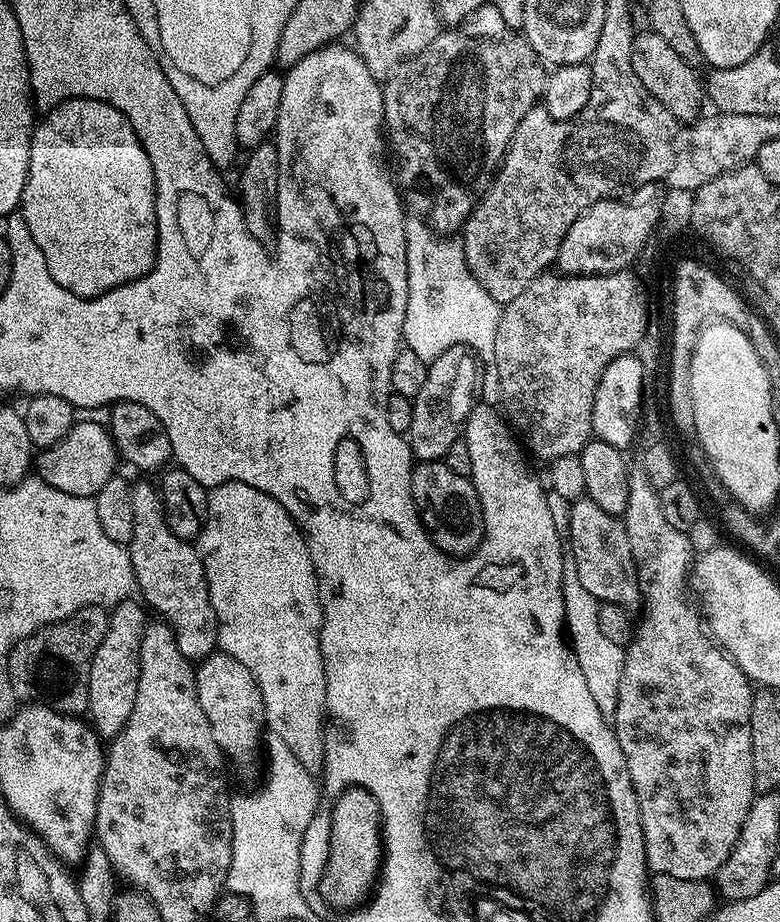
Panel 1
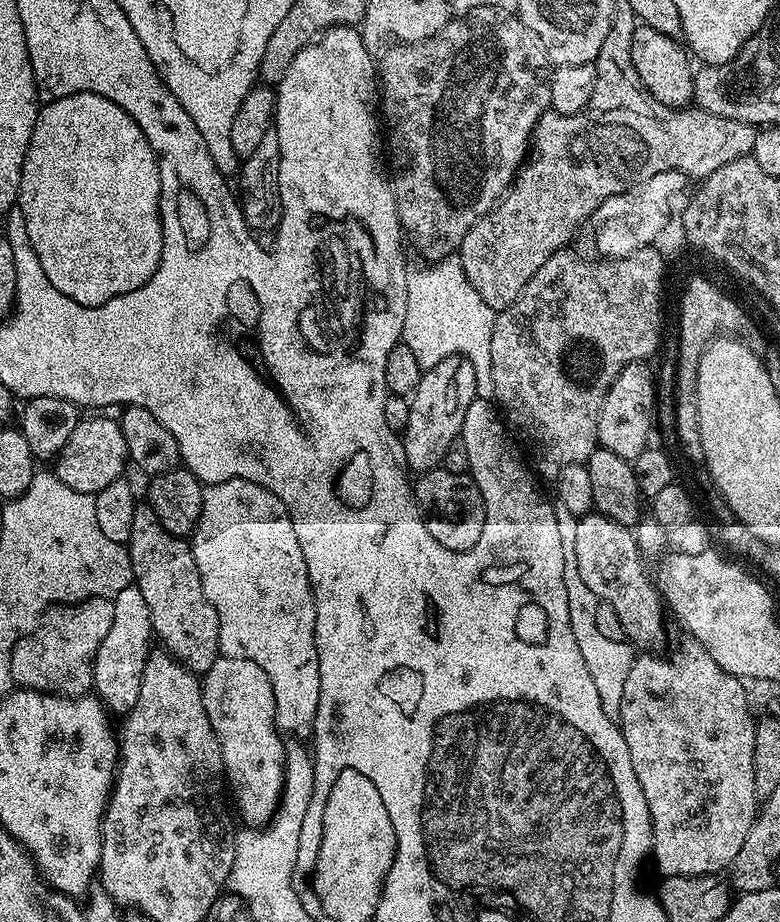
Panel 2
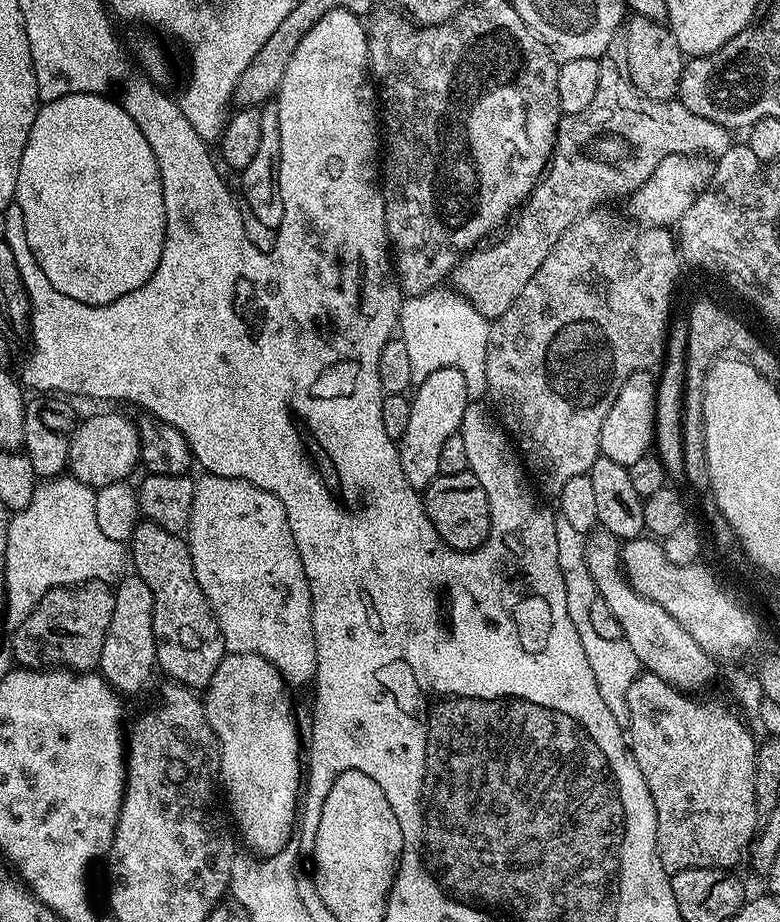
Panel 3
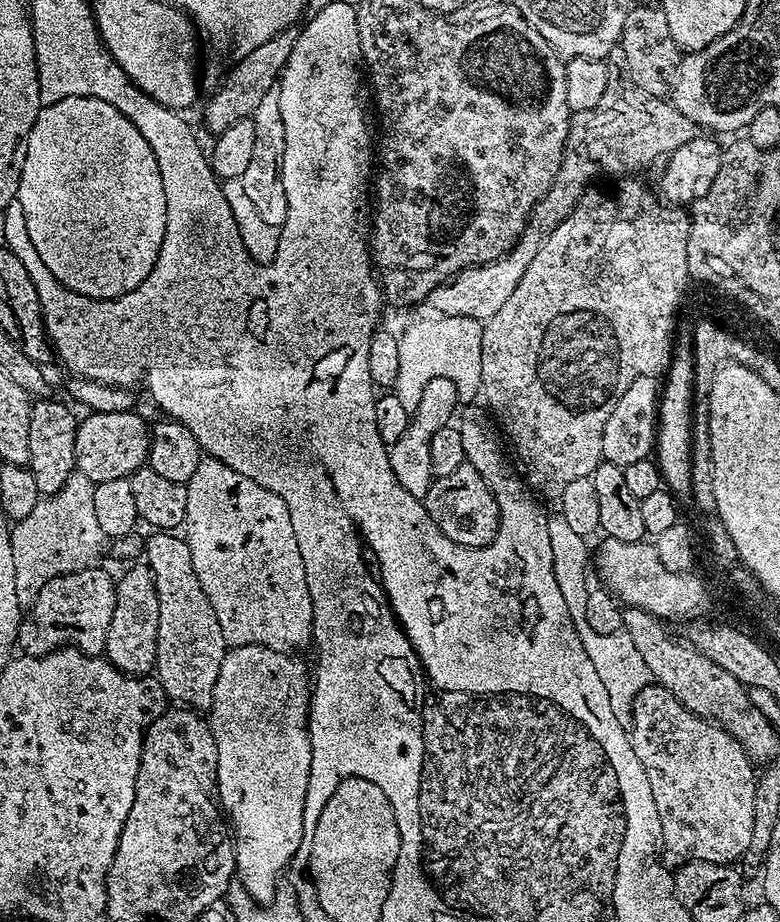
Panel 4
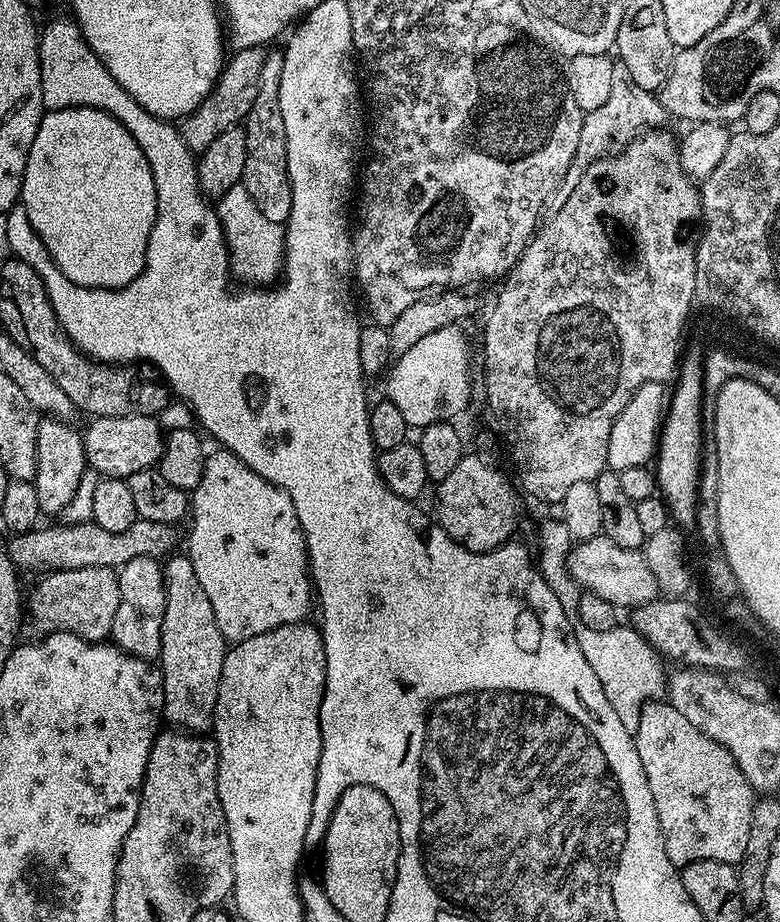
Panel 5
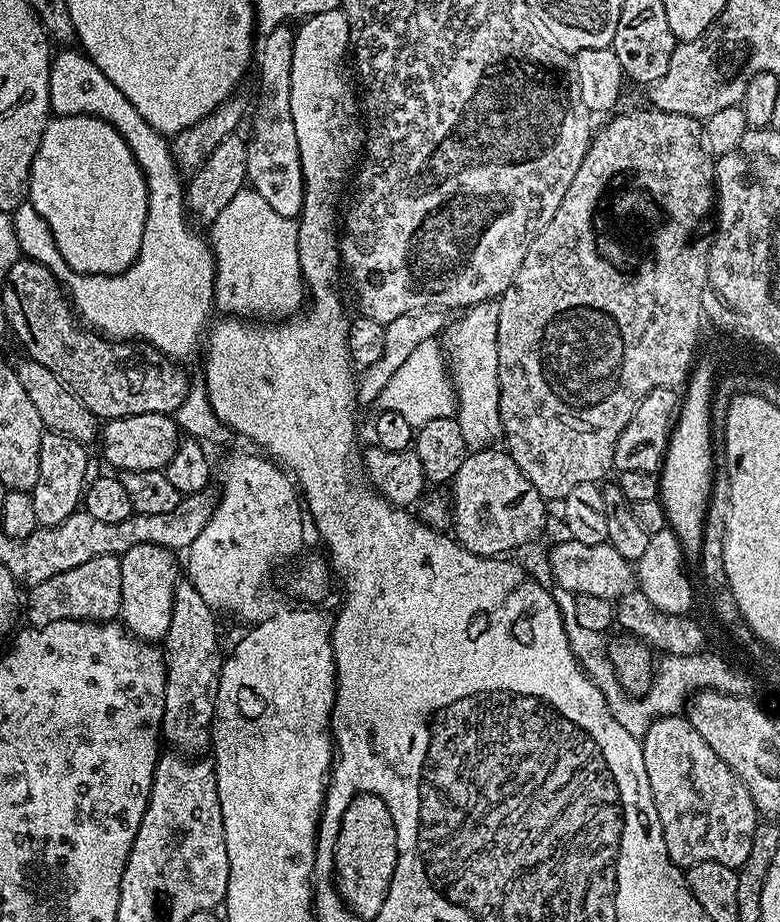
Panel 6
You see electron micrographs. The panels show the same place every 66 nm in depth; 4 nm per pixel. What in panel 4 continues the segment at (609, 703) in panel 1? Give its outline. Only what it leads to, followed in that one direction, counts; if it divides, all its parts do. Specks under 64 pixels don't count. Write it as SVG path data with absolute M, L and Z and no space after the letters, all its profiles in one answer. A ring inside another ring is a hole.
M559 514L549 515L550 550L554 550L554 576L558 578L558 590L562 590L562 599L566 601L566 610L570 610L570 618L578 630L578 638L582 638L582 646L586 654L590 654L590 662L594 662L594 670L598 670L598 678L602 678L602 686L610 698L610 706L614 709L614 718L628 726L632 722L632 703L638 690L650 683L648 667L642 662L642 654L638 654L638 646L634 646L634 638L626 631L614 634L598 634L584 620L584 597L590 591L589 541L582 534L576 533Z

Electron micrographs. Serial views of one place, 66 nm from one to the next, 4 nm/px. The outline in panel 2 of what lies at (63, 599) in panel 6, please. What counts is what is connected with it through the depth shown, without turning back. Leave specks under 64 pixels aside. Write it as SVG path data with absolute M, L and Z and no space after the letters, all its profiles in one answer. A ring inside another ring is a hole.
M95 596L77 604L58 604L48 609L33 632L27 632L14 646L10 658L12 679L19 687L35 688L58 696L86 696L93 691L92 671L98 646L110 631L114 619L112 600Z

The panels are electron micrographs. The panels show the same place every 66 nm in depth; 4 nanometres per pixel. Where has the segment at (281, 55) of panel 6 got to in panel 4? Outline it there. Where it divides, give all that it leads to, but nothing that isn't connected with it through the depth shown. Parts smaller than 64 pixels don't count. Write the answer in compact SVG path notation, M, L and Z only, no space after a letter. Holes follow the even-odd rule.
M279 87L266 90L262 102L258 102L258 110L254 110L250 118L254 122L254 151L246 170L240 175L242 190L246 190L246 195L257 208L259 216L268 225L280 229L286 222L286 190L280 177L282 154L286 154L286 126L282 122Z

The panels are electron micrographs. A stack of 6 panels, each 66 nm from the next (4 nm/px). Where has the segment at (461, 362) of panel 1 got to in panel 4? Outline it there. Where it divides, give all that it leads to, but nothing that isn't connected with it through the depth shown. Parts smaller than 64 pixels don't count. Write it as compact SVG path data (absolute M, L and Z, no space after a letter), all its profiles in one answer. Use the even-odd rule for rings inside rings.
M448 378L431 381L423 391L422 402L416 407L416 411L411 413L406 434L402 434L402 438L398 438L398 442L391 444L388 449L390 464L394 474L398 474L398 482L406 486L406 490L410 490L414 498L423 500L433 482L432 439L436 437L438 430L449 427L451 420L448 419L451 418L452 411L453 416L457 411L456 404L458 405L458 397L454 382L450 382Z

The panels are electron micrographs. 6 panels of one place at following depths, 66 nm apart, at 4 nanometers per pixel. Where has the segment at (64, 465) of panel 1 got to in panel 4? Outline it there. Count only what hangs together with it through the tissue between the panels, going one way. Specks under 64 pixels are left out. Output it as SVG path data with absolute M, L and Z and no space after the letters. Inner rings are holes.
M139 411L88 412L76 425L74 454L76 471L86 474L92 484L114 482L114 478L133 476L148 462L149 421L144 421Z

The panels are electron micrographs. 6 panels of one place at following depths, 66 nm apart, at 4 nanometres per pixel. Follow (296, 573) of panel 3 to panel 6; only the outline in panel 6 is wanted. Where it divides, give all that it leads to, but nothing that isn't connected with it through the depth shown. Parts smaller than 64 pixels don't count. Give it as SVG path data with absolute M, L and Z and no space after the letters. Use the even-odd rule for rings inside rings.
M236 452L233 456L225 458L221 464L218 464L218 480L220 476L220 492L218 491L218 499L216 507L212 509L212 517L210 522L206 522L205 528L202 529L202 534L198 534L198 538L194 538L194 542L186 549L188 556L188 568L186 564L186 580L187 583L194 586L194 590L198 590L198 594L202 594L202 599L205 600L206 606L210 606L217 613L229 612L232 616L237 616L240 620L245 620L245 625L260 624L266 618L277 615L278 607L276 608L276 596L268 589L268 579L272 576L272 571L275 570L276 564L280 564L283 560L288 560L304 542L304 520L306 524L306 512L302 507L302 496L298 491L297 485L294 483L293 477L281 467L278 467L271 459L265 458L263 455L255 454L256 456L247 456L244 452Z

